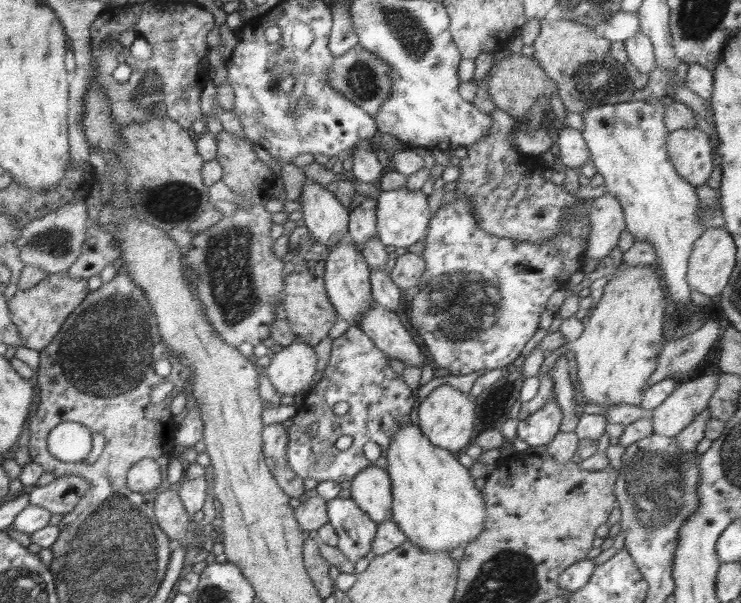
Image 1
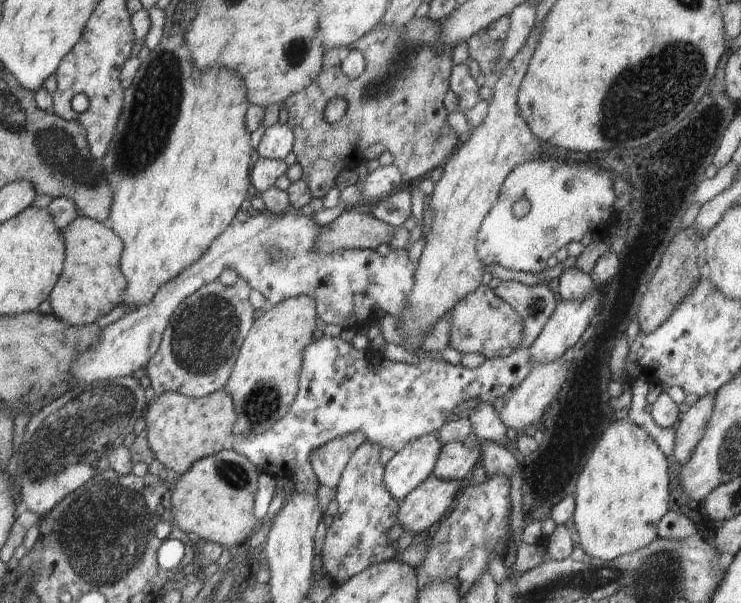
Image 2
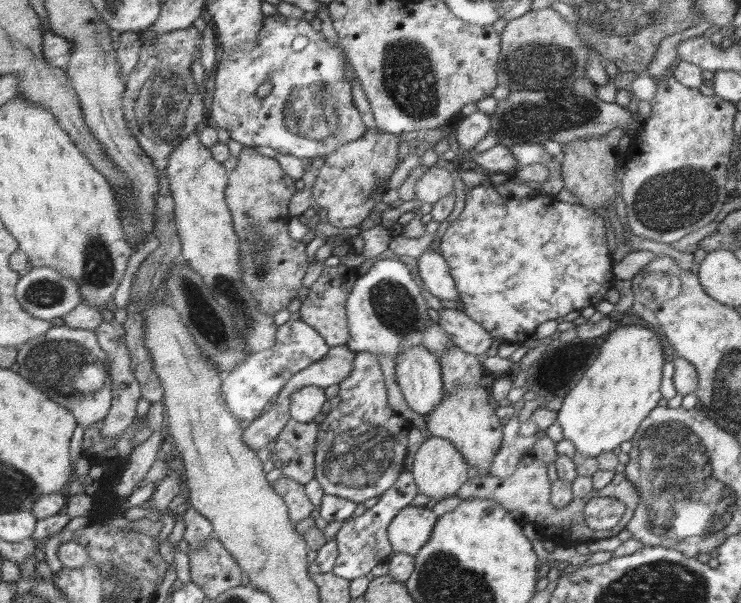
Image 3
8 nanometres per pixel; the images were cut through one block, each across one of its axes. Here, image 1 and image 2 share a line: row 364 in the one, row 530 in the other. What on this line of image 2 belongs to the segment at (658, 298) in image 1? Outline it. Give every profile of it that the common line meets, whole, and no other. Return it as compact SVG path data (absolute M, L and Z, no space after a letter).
M624 414L601 432L596 448L584 465L575 488L574 526L585 554L601 561L613 561L648 546L657 536L658 521L668 512L668 463L648 431L632 423Z

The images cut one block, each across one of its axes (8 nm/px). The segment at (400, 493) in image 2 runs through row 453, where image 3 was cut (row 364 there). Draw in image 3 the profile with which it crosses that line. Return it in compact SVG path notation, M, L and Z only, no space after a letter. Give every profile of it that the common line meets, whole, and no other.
M406 346L396 356L394 371L407 405L426 419L445 394L439 360L424 346Z

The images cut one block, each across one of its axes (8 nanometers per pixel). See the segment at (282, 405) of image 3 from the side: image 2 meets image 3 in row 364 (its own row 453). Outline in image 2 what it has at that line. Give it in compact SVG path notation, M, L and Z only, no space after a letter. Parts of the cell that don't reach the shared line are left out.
M350 433L339 436L338 438L323 444L319 449L313 450L309 454L309 463L313 474L316 475L318 484L330 486L330 488L337 488L342 471L348 464L350 457L354 454L354 451L366 441L367 438L364 433Z

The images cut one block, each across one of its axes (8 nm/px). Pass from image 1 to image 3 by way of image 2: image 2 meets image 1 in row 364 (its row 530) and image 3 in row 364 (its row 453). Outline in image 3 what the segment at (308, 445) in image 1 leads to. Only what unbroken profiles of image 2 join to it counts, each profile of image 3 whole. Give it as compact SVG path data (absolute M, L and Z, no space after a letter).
M370 352L355 353L354 368L339 386L341 401L318 424L315 480L325 494L359 504L384 495L405 471L408 432L413 425L389 407L384 373Z

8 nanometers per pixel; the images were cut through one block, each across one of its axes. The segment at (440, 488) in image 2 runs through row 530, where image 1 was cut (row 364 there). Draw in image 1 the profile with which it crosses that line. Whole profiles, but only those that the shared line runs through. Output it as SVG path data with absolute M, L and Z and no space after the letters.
M374 303L361 314L357 326L372 339L376 348L394 359L398 367L404 364L422 368L423 364L427 364L412 334L402 325L396 313L385 306Z

